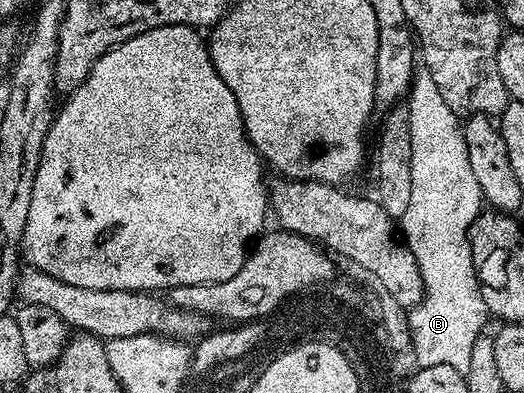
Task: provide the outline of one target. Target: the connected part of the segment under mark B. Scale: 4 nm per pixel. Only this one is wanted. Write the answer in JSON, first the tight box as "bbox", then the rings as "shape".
{"bbox":[401,62,489,374],"shape":[[[422,62],[415,65],[415,76],[411,79],[411,91],[405,97],[405,107],[409,110],[409,138],[413,150],[413,162],[411,163],[413,166],[413,191],[409,194],[409,206],[405,209],[401,221],[401,236],[409,246],[413,258],[417,258],[417,266],[421,270],[421,278],[423,279],[423,300],[416,308],[410,309],[408,315],[408,326],[411,333],[410,350],[415,353],[415,363],[420,368],[425,366],[453,366],[453,370],[465,374],[469,370],[469,357],[471,357],[473,351],[473,342],[477,342],[477,338],[484,331],[483,323],[489,320],[489,313],[479,289],[479,279],[475,273],[475,263],[471,257],[471,238],[469,235],[473,222],[479,217],[485,201],[481,194],[481,186],[477,186],[477,178],[473,175],[473,170],[469,166],[469,152],[465,146],[460,117],[446,104],[437,82],[433,82],[433,74],[429,74],[429,70]]]}

